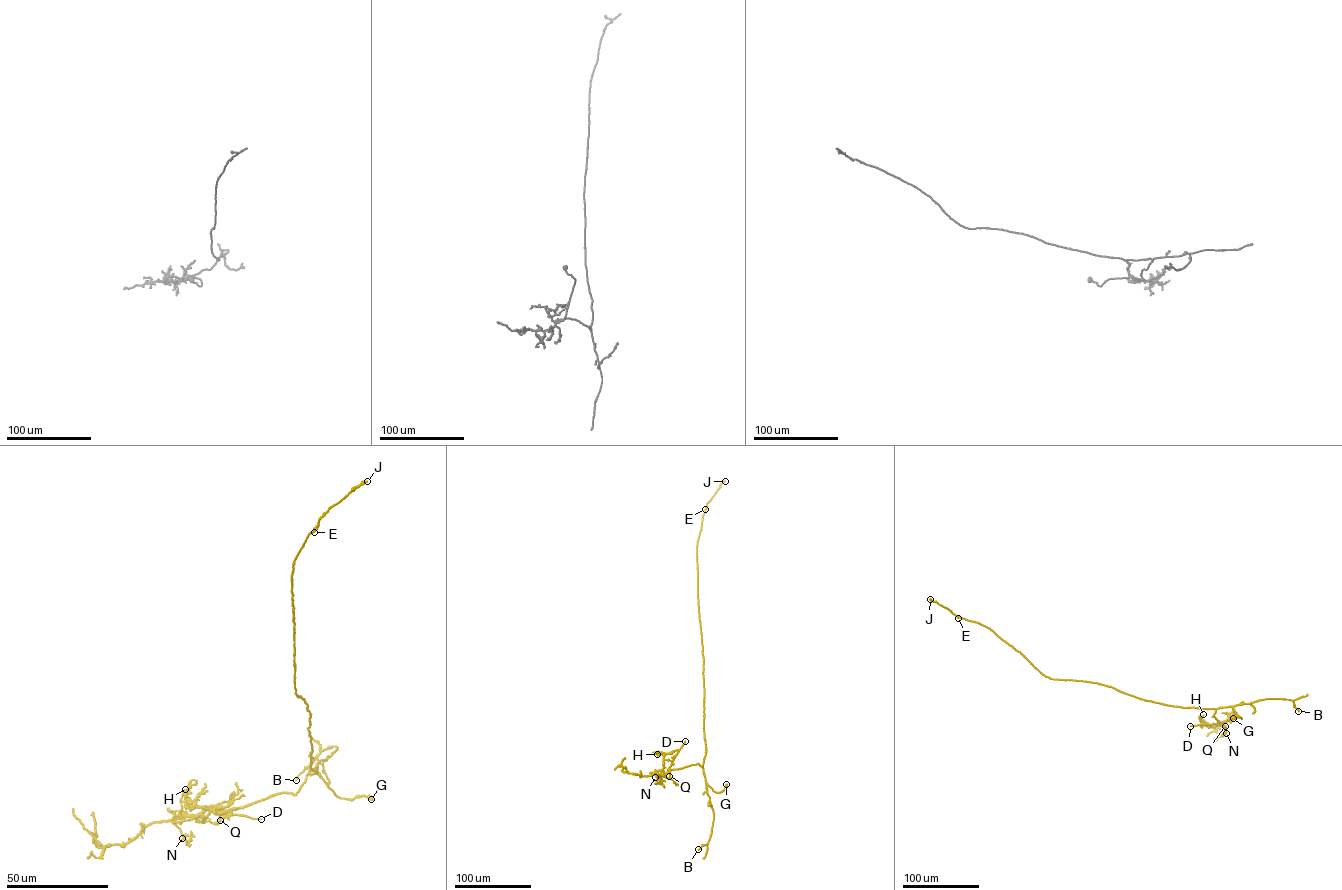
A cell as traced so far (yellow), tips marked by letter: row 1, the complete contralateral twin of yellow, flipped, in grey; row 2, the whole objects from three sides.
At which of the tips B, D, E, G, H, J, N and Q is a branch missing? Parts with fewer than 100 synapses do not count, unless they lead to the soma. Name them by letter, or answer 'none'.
D

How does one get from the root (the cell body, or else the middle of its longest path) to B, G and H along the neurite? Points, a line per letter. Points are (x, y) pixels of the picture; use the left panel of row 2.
B: (310, 723), (310, 768), (317, 772), (307, 775), (337, 748), (332, 746), (321, 751), (296, 780)
G: (310, 723), (310, 768), (317, 772), (307, 775), (316, 767), (337, 796), (353, 799), (365, 796), (371, 799)
H: (310, 723), (310, 768), (317, 772), (295, 795), (207, 809), (203, 821), (209, 811), (189, 808), (185, 789)

